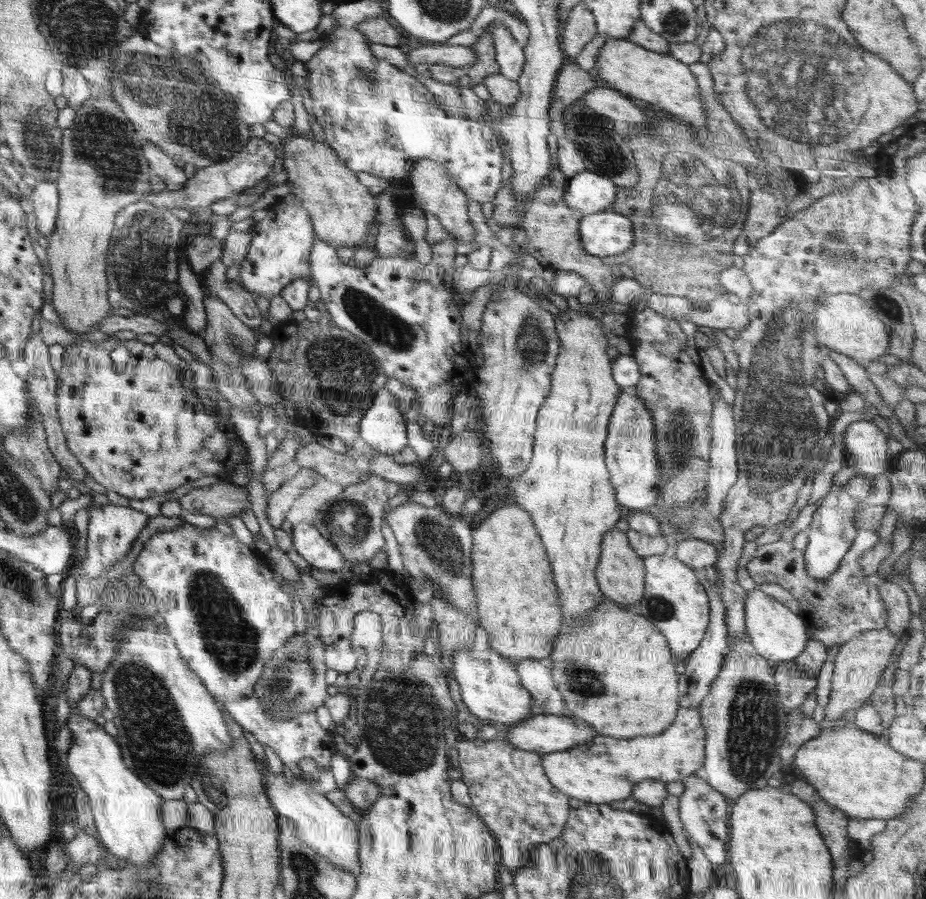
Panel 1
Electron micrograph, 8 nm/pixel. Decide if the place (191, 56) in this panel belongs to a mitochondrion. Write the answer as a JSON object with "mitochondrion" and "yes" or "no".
{"mitochondrion":"yes"}

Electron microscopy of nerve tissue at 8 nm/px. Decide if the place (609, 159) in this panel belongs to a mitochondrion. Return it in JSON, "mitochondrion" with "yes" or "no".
{"mitochondrion":"yes"}

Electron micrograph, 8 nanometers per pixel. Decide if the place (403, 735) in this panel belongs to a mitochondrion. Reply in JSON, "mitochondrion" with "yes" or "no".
{"mitochondrion":"yes"}

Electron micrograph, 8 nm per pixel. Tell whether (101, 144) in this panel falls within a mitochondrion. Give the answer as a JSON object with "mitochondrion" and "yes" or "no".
{"mitochondrion":"yes"}

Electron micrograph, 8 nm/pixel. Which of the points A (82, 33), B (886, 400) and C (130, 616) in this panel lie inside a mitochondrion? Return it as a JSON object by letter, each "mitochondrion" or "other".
{"A":"mitochondrion","B":"other","C":"mitochondrion"}

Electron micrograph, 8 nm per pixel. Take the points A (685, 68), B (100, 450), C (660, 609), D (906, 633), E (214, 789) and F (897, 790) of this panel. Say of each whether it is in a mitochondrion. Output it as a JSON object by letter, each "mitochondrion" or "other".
{"A":"other","B":"other","C":"mitochondrion","D":"other","E":"mitochondrion","F":"other"}

